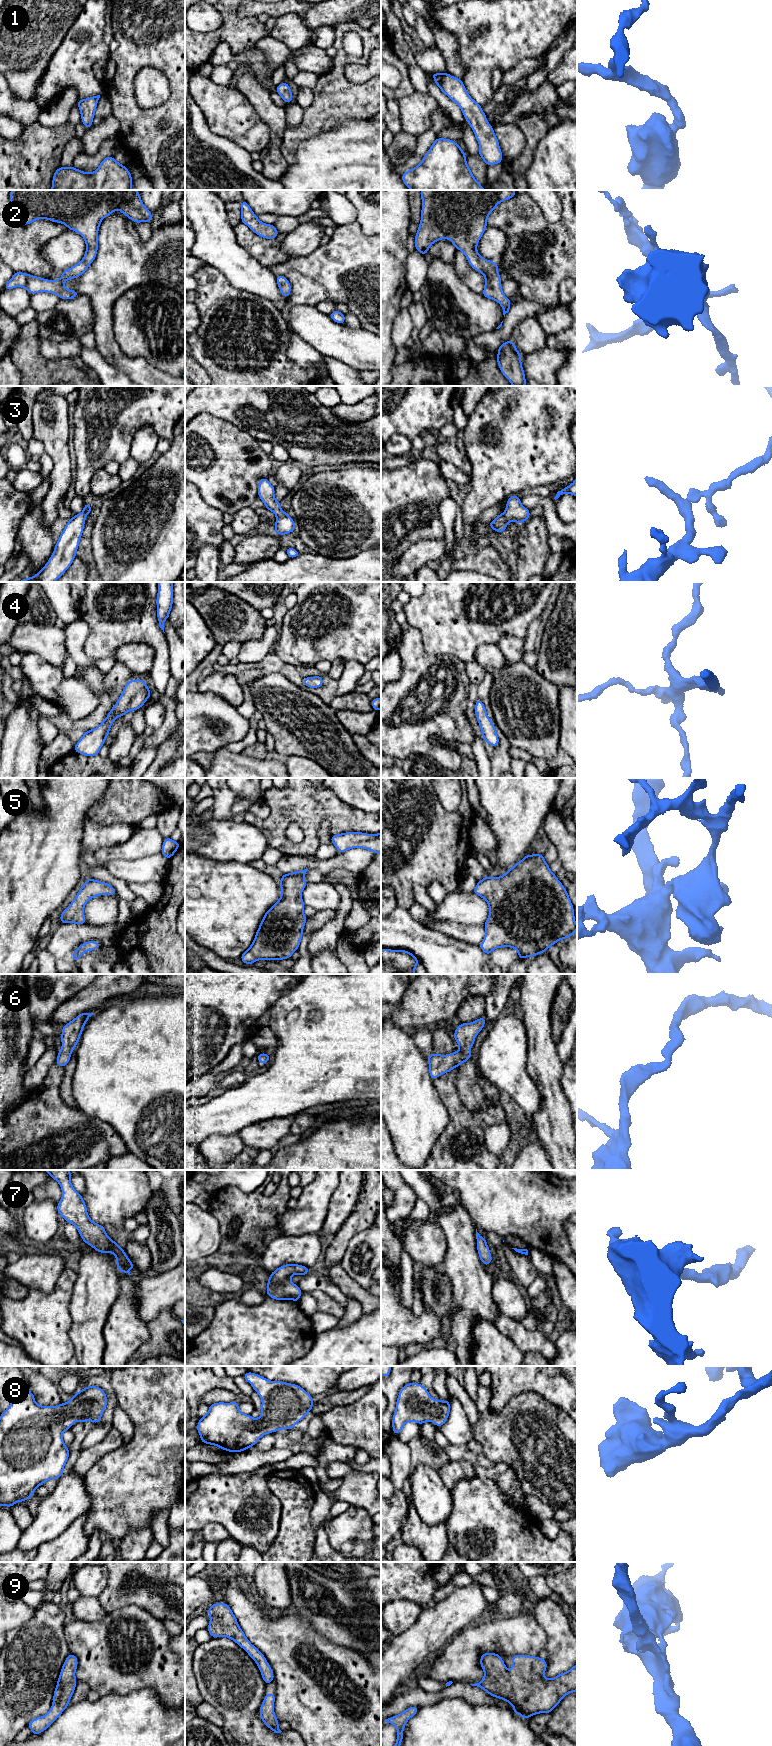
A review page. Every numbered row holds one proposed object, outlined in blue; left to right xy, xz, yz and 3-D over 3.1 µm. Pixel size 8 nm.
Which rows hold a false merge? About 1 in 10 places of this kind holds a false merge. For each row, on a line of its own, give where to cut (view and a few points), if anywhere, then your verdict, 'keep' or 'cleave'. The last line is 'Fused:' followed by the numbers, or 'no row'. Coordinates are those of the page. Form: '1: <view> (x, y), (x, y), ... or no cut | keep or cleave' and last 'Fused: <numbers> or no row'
1: no cut | keep
2: no cut | keep
3: no cut | keep
4: no cut | keep
5: no cut | keep
6: no cut | keep
7: no cut | keep
8: no cut | keep
9: no cut | keep
Fused: no row

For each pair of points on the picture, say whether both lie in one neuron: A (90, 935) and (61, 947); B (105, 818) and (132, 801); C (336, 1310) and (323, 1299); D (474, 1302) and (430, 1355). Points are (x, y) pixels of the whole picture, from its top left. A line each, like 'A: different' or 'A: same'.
A: same
B: same
C: same
D: different

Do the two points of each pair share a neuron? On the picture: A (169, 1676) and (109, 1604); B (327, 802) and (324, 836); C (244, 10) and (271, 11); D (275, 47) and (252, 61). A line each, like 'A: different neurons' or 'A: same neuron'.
A: different neurons
B: different neurons
C: same neuron
D: different neurons

